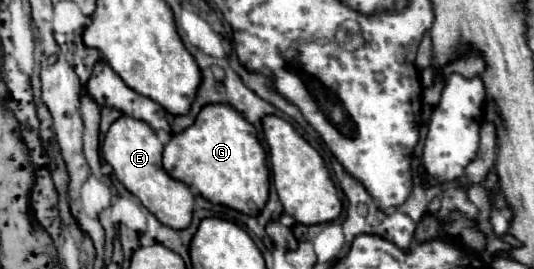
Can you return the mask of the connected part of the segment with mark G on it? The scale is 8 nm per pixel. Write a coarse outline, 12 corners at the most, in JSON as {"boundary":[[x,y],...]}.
{"boundary":[[209,104],[163,168],[205,200],[259,216],[270,170],[257,130]]}

